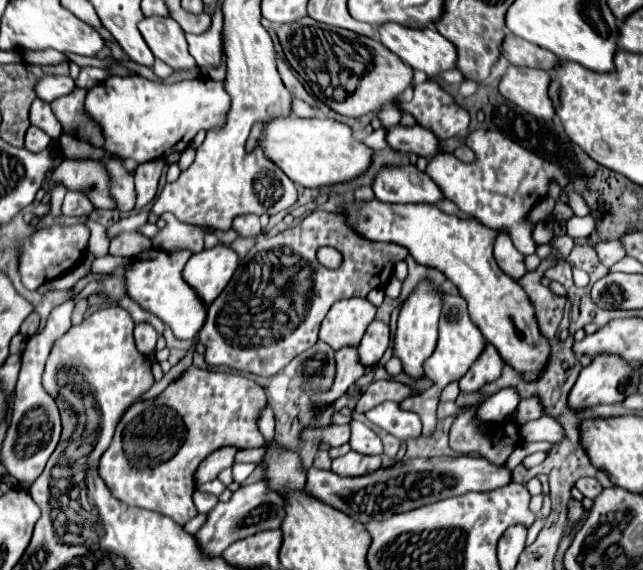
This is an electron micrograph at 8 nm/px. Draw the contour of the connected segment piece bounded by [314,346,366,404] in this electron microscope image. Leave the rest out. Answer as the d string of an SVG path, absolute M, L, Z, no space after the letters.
M342 346L336 350L336 380L332 388L320 396L314 398L316 404L330 404L336 398L340 398L360 376L366 374L366 366L360 362L358 348L356 346Z

